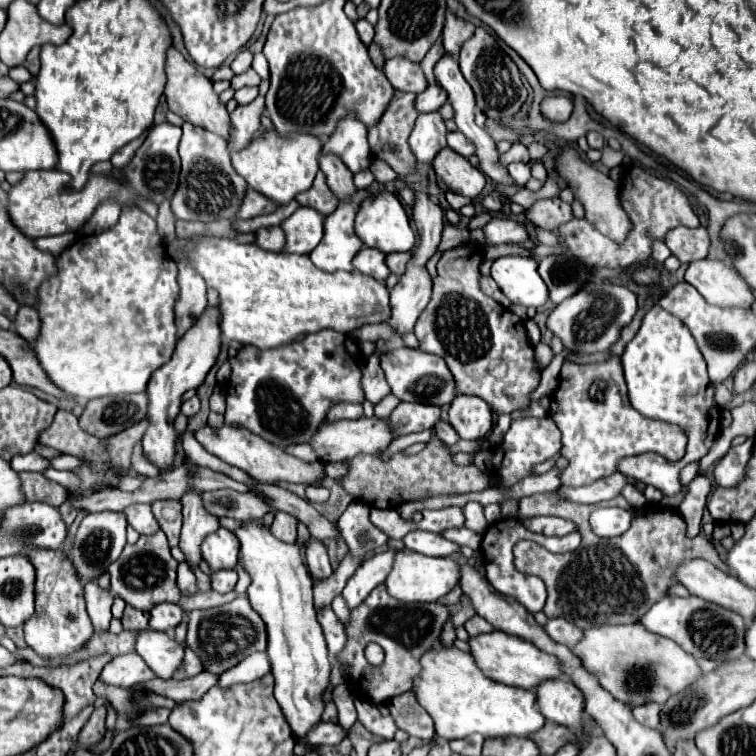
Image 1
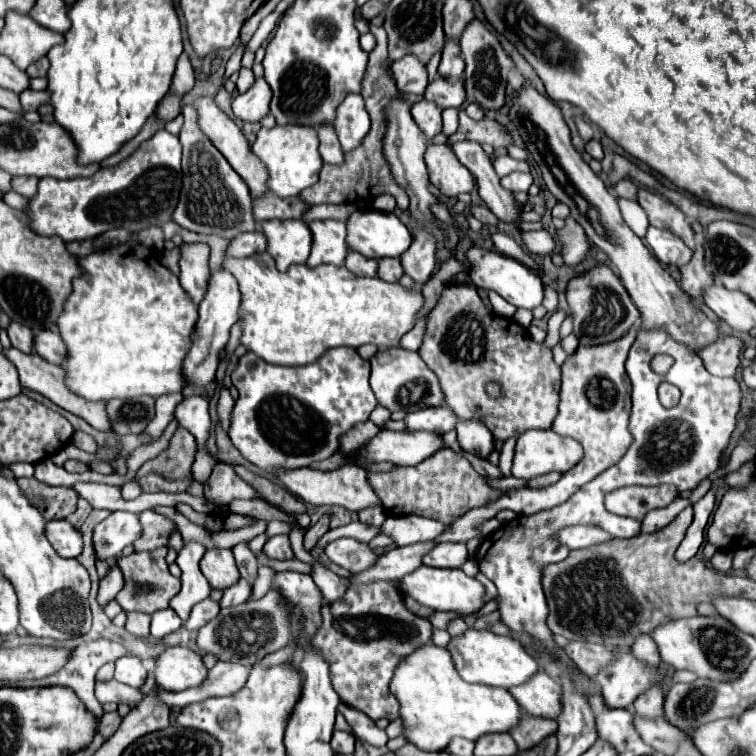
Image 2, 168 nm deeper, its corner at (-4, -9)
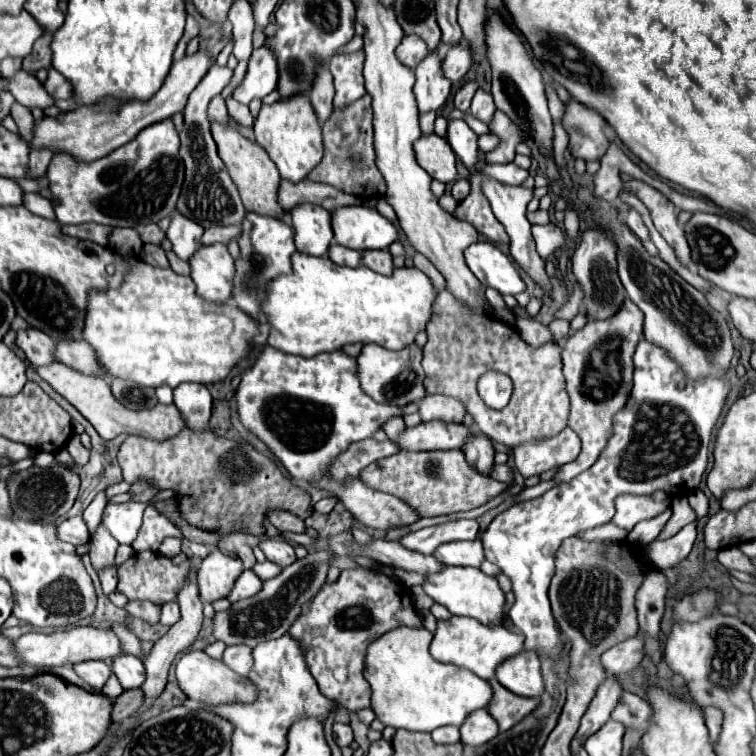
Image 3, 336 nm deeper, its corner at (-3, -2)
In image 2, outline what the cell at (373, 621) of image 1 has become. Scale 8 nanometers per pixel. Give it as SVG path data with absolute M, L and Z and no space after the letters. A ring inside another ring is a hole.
M372 583L372 587L350 585L344 599L324 607L324 627L316 631L314 639L318 647L324 647L324 655L328 655L328 663L332 663L332 683L342 703L364 711L374 721L378 721L380 717L394 721L400 715L400 703L390 693L390 681L402 659L406 659L416 649L432 641L432 623L408 611L402 593L392 583Z

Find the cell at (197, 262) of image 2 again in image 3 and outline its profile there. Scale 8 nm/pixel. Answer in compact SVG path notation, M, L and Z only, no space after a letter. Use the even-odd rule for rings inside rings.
M183 214L171 216L167 238L173 244L173 252L181 260L189 260L191 254L201 248L201 244L199 244L199 236L201 234L203 234L203 228L197 222L185 218Z

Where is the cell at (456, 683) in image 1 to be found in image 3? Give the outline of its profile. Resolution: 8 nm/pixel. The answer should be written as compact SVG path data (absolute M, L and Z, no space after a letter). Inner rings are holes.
M395 628L367 648L363 676L371 686L371 710L385 726L431 732L439 726L461 726L469 712L485 708L493 696L487 680L467 668L441 664L429 654L433 634L425 628Z

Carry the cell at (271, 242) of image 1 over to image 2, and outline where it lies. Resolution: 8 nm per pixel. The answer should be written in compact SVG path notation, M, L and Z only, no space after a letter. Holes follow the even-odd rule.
M252 231L252 233L240 233L238 237L232 239L226 255L232 257L248 257L254 253L264 253L268 249L268 241L262 231Z

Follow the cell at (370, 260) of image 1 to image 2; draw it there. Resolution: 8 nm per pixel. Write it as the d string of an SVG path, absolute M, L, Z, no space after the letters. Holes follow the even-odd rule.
M352 251L352 253L348 255L346 269L352 271L354 275L358 275L358 277L376 277L378 261L376 261L376 259L368 259L368 257Z

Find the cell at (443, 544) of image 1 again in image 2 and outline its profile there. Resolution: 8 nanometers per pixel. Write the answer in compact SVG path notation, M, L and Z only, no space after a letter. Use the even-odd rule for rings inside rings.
M438 543L430 553L422 557L424 565L456 569L468 559L468 549L464 543Z

